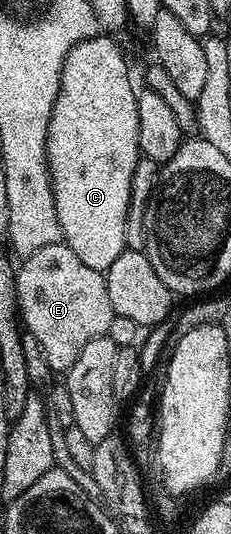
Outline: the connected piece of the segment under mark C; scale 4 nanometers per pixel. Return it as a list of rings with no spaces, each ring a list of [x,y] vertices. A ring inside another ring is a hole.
[[[99,34],[80,42],[68,54],[68,58],[62,64],[62,85],[58,91],[54,108],[50,111],[48,134],[46,135],[46,165],[50,171],[50,185],[54,195],[56,218],[60,222],[60,230],[62,231],[62,240],[76,253],[76,258],[80,258],[80,262],[92,266],[92,270],[100,273],[105,273],[106,269],[112,266],[112,262],[119,258],[123,249],[126,248],[126,215],[132,201],[130,191],[134,188],[134,171],[138,168],[138,160],[140,161],[138,147],[140,123],[137,118],[136,85],[134,86],[133,82],[130,81],[130,68],[126,65],[126,56],[122,53],[121,46],[114,40],[117,39],[113,35]]]

